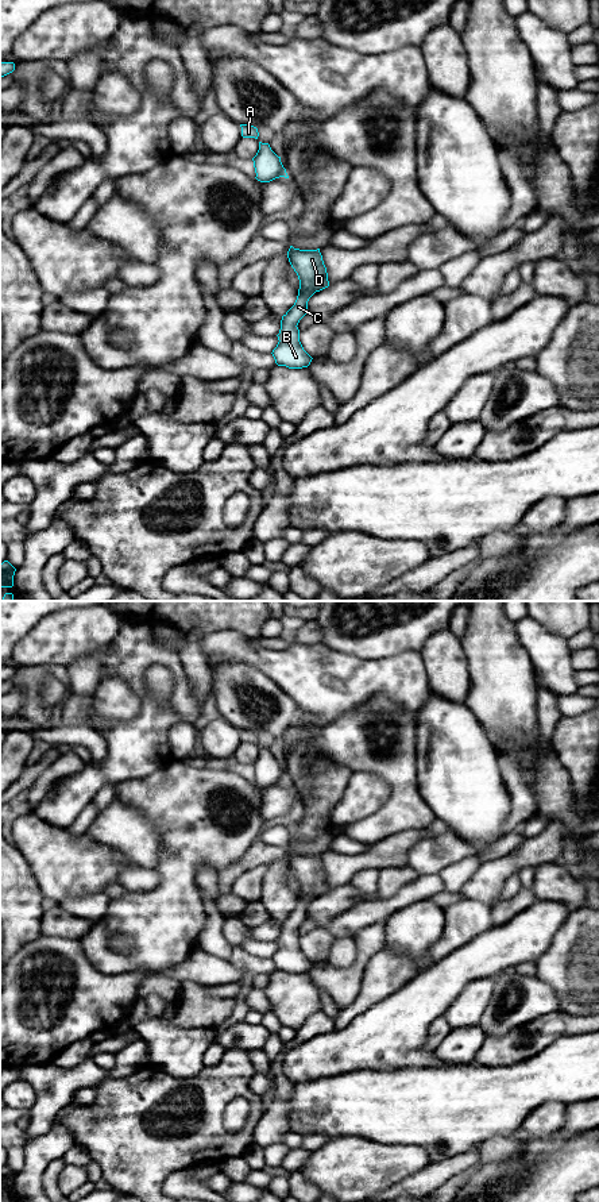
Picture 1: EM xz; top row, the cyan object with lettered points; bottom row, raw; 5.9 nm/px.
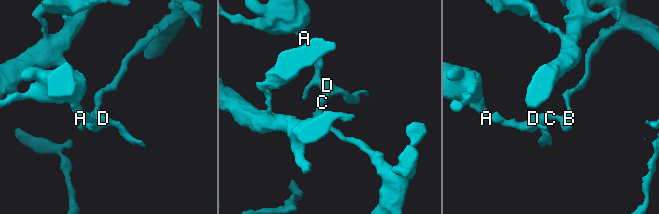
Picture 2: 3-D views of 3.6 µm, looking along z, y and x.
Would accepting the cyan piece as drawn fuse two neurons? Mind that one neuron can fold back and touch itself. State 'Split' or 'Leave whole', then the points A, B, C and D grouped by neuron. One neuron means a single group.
Split. Groups: A D / B C

